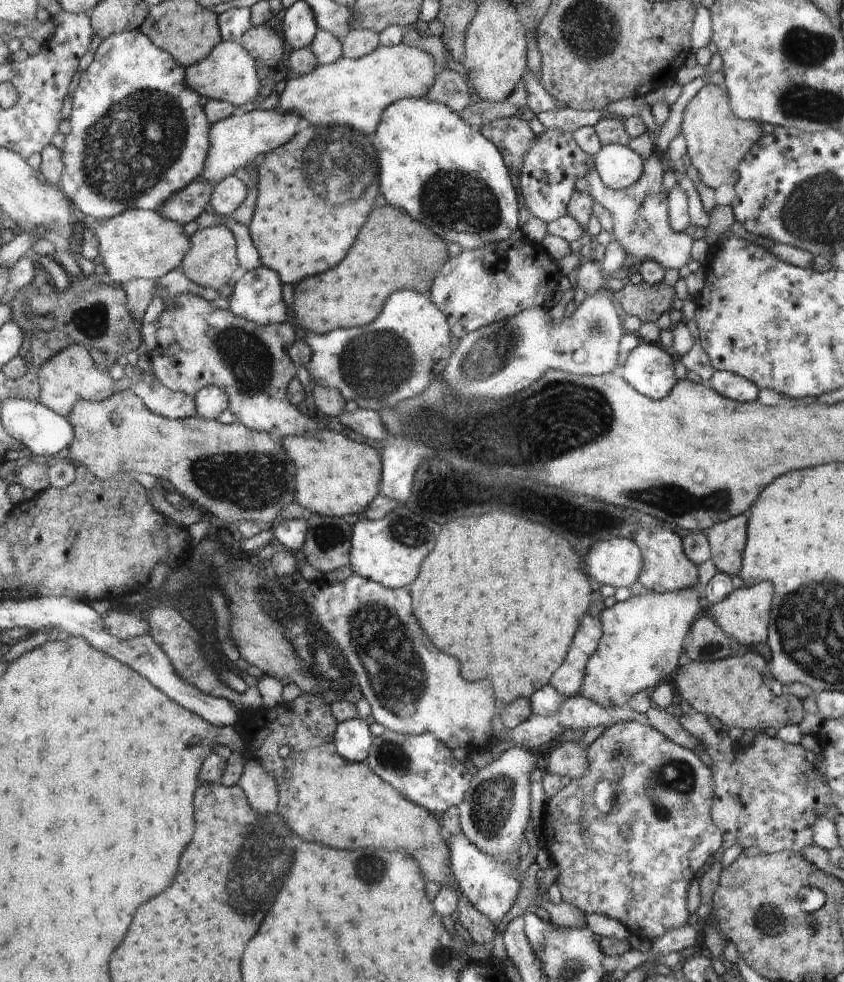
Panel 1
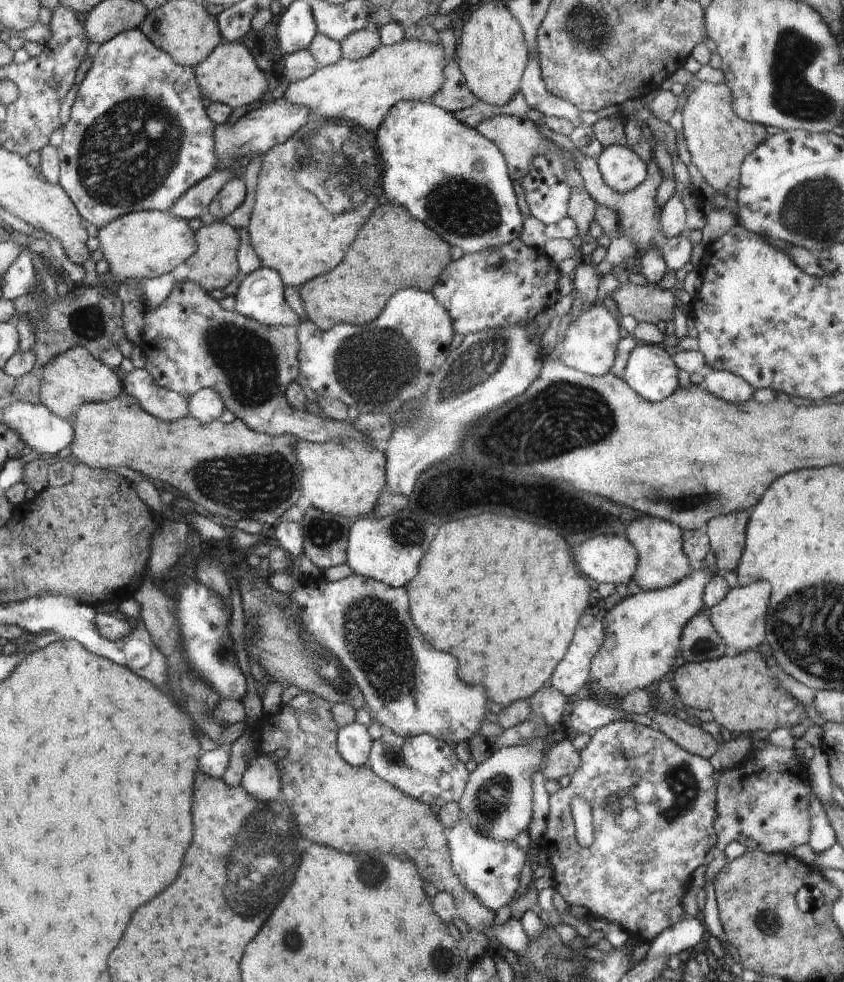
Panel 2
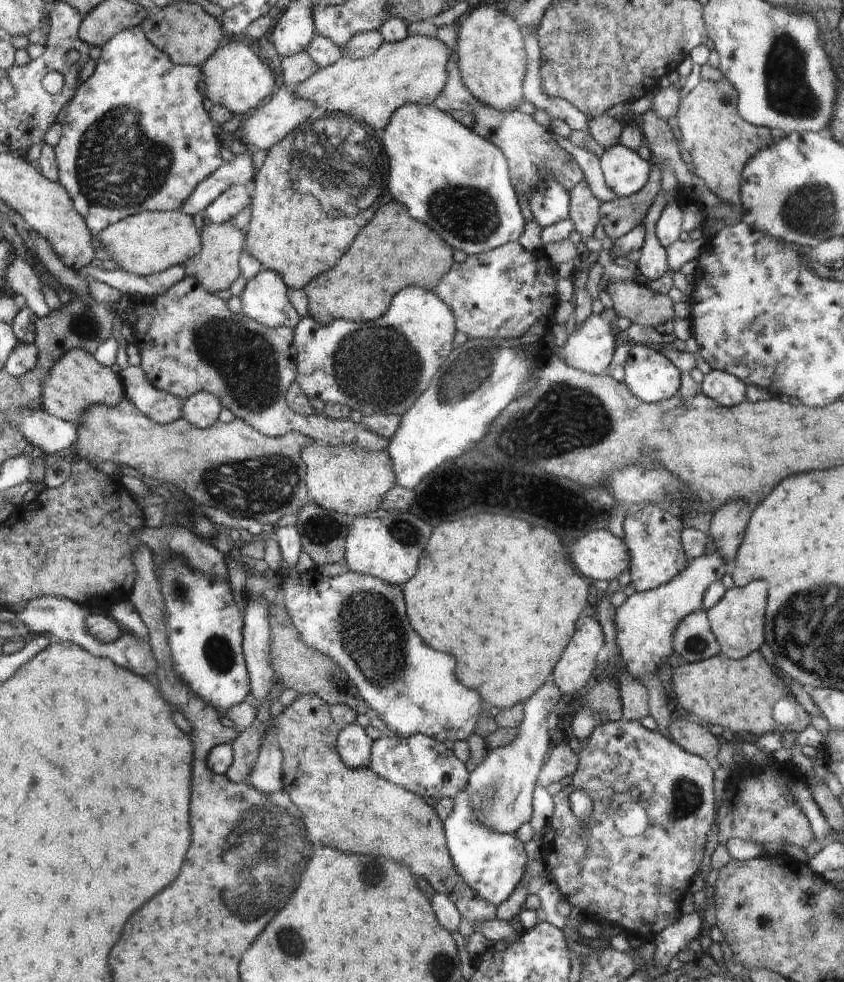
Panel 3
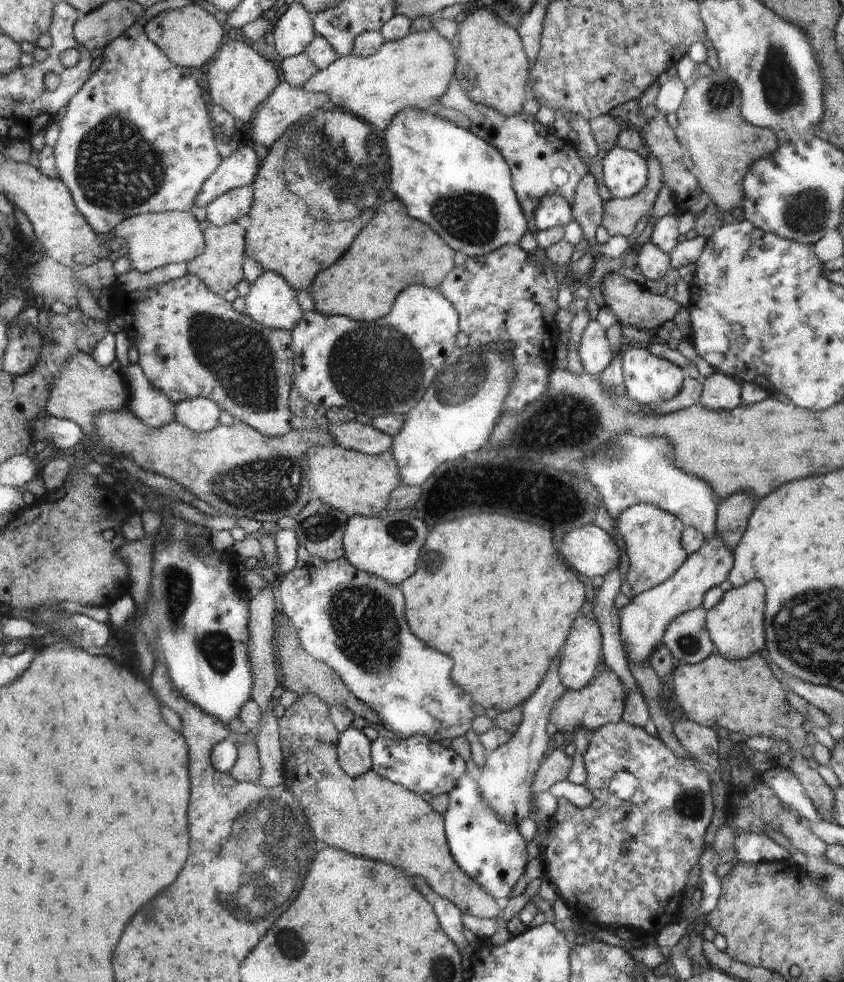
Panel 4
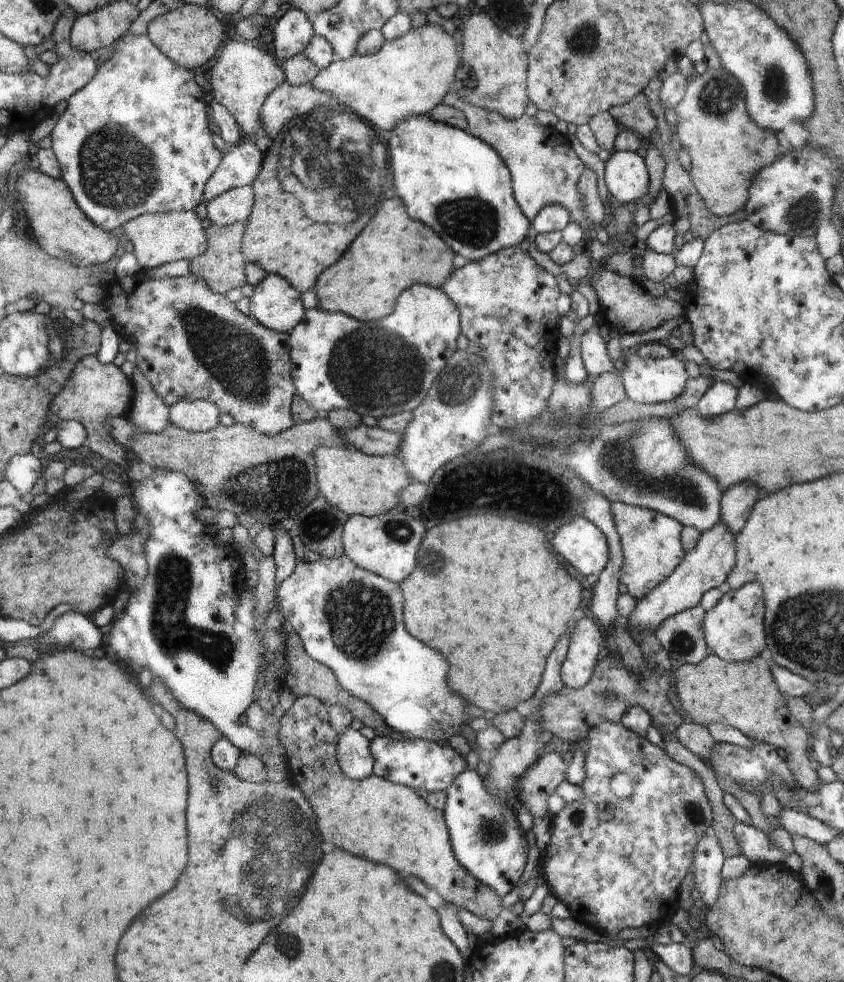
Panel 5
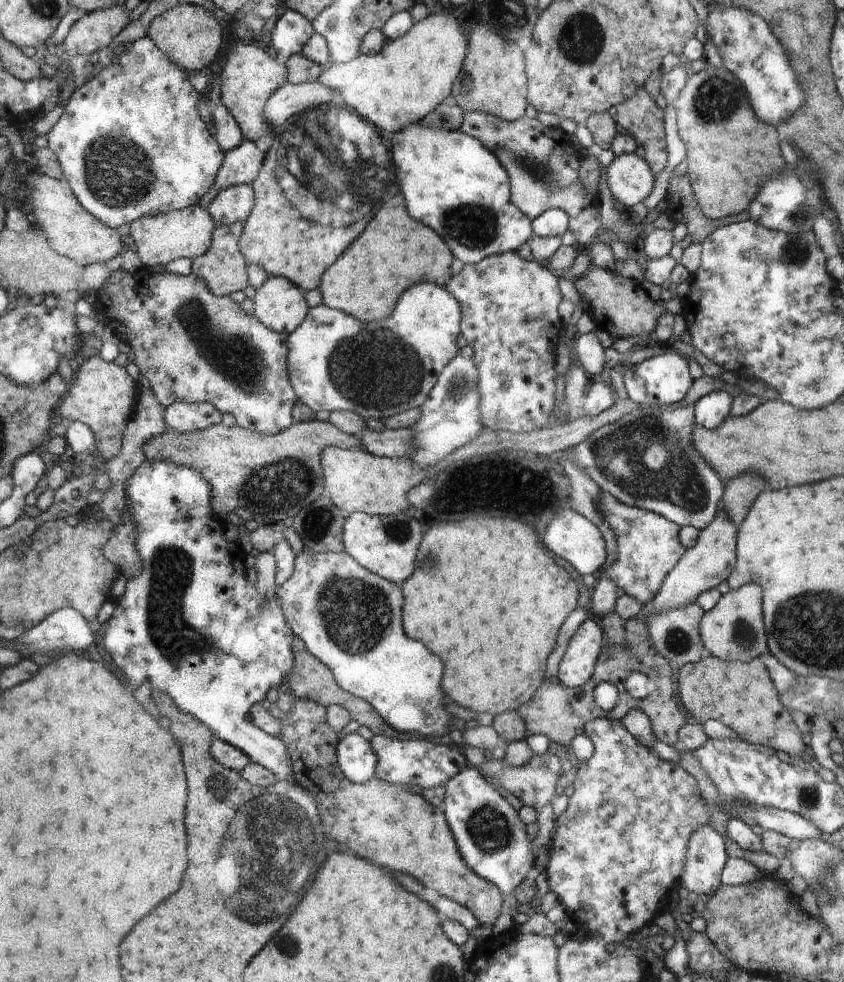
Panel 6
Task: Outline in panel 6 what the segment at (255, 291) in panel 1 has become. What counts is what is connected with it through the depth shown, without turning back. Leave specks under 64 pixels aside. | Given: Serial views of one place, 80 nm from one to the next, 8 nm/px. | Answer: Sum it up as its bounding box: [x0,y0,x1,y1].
[253,276,308,336]

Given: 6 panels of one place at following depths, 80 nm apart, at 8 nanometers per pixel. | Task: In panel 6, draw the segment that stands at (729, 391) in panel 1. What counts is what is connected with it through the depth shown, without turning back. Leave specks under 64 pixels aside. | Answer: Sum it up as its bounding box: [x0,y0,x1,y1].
[693,390,733,430]

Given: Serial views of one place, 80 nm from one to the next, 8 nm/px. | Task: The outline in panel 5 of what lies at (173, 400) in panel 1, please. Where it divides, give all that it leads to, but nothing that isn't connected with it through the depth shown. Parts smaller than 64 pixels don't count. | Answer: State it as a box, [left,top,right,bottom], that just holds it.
[129,366,170,432]

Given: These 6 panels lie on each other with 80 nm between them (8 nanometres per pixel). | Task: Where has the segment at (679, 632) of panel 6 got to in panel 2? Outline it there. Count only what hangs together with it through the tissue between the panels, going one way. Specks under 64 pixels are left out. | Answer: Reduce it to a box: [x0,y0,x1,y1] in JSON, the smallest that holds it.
[680,613,730,662]

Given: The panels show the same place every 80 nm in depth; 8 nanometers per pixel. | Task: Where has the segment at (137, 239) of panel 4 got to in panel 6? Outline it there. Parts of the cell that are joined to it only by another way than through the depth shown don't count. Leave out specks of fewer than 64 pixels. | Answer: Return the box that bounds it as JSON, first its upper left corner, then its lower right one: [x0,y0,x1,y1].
[129,205,216,268]

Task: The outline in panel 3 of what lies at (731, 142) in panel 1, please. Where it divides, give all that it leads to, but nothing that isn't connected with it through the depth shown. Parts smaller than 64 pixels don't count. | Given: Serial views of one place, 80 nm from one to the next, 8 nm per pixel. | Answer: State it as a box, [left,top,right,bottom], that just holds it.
[677,76,773,202]

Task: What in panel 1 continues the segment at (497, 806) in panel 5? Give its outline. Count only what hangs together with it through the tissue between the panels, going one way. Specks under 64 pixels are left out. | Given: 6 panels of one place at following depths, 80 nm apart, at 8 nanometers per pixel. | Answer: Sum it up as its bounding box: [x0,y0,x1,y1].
[448,832,520,924]

